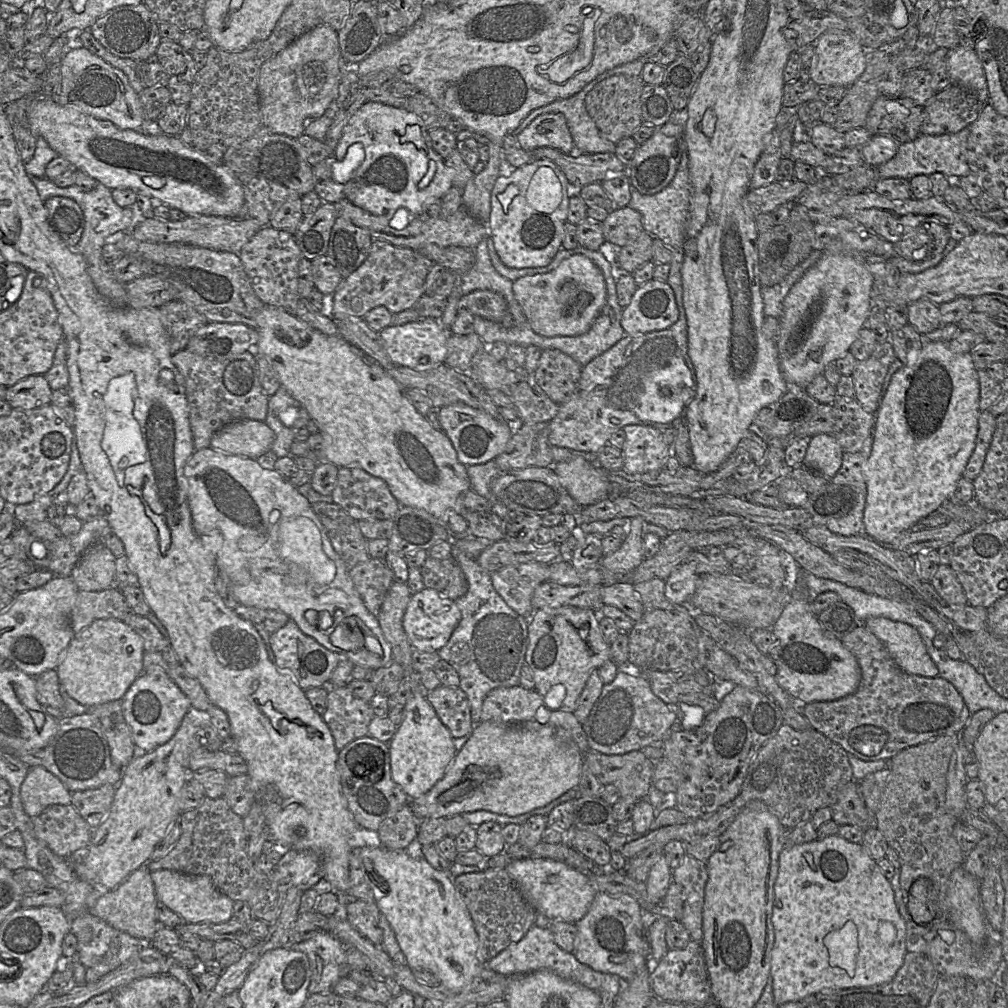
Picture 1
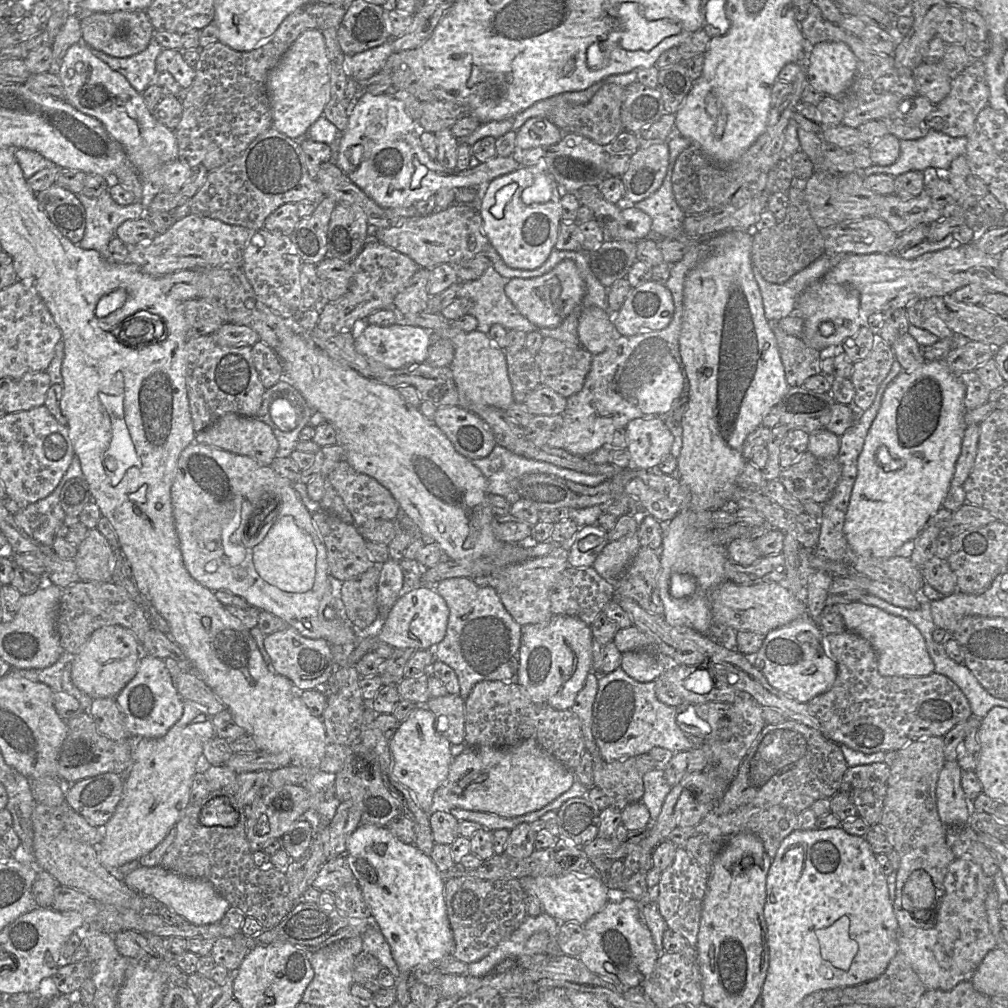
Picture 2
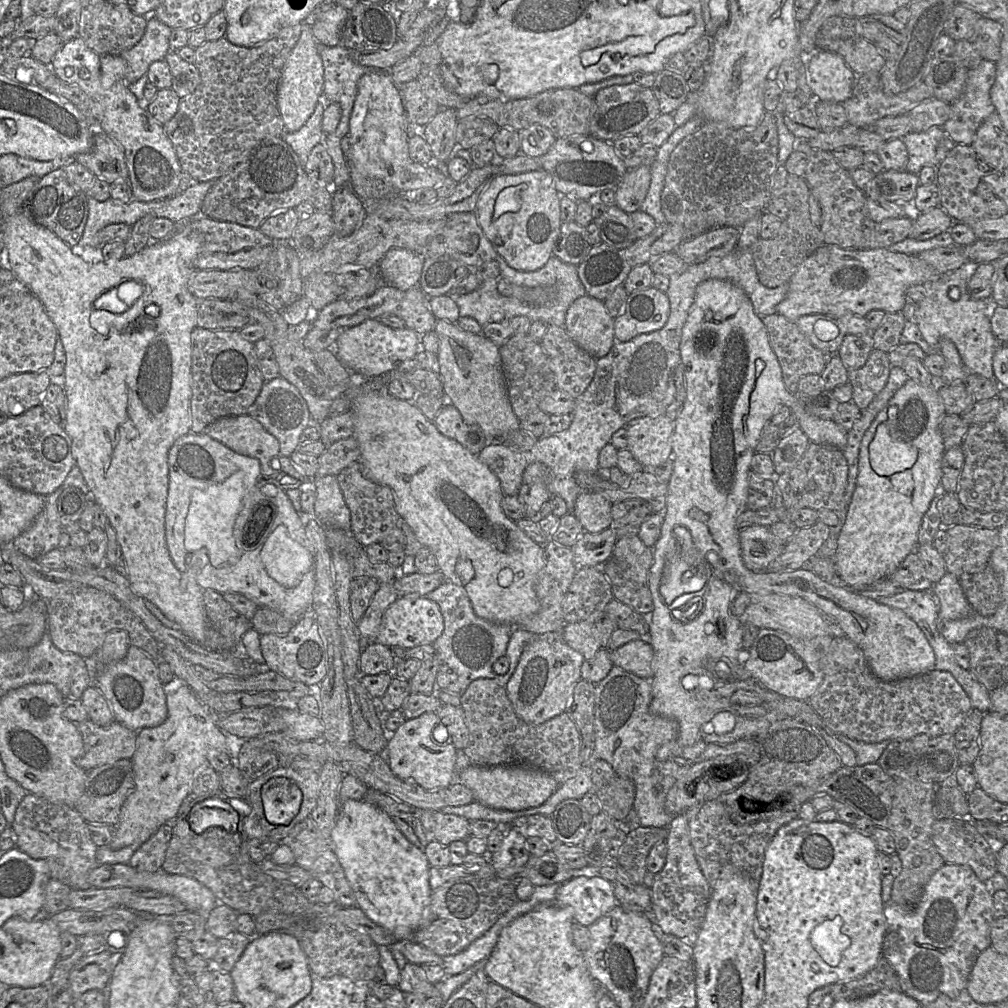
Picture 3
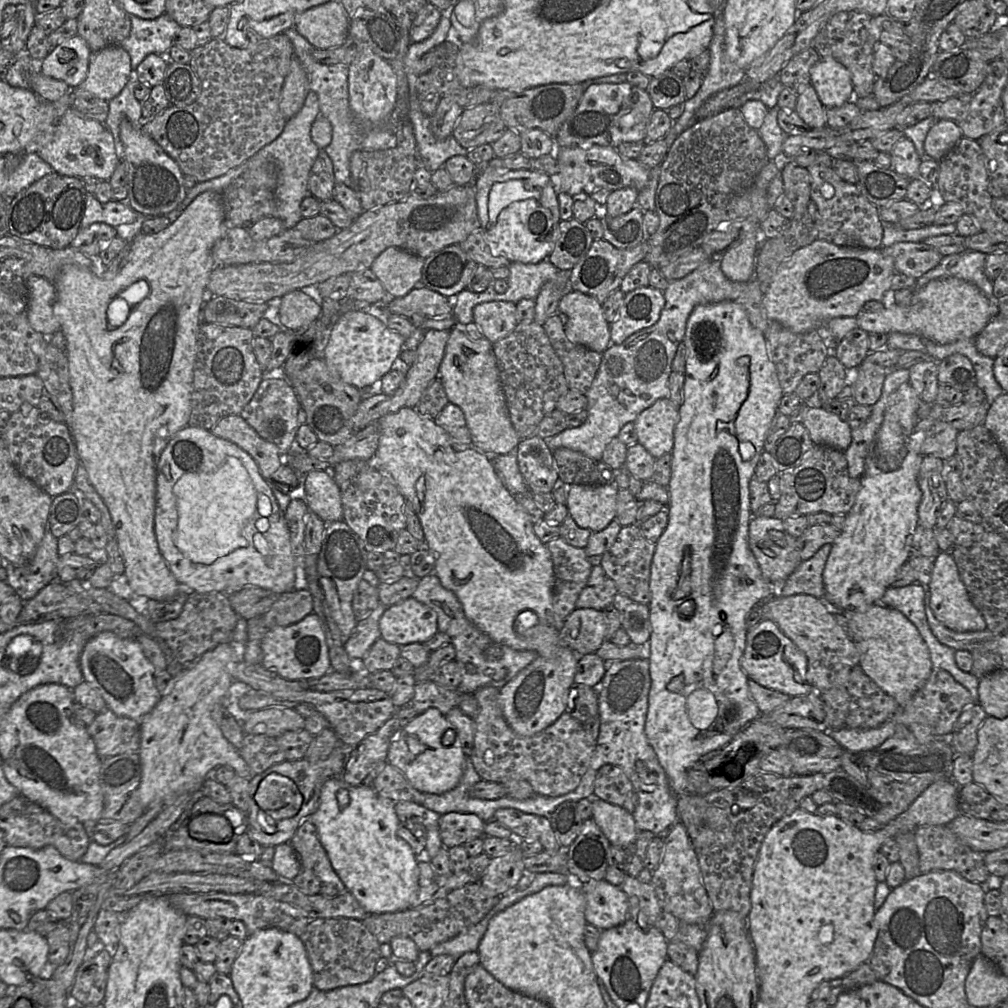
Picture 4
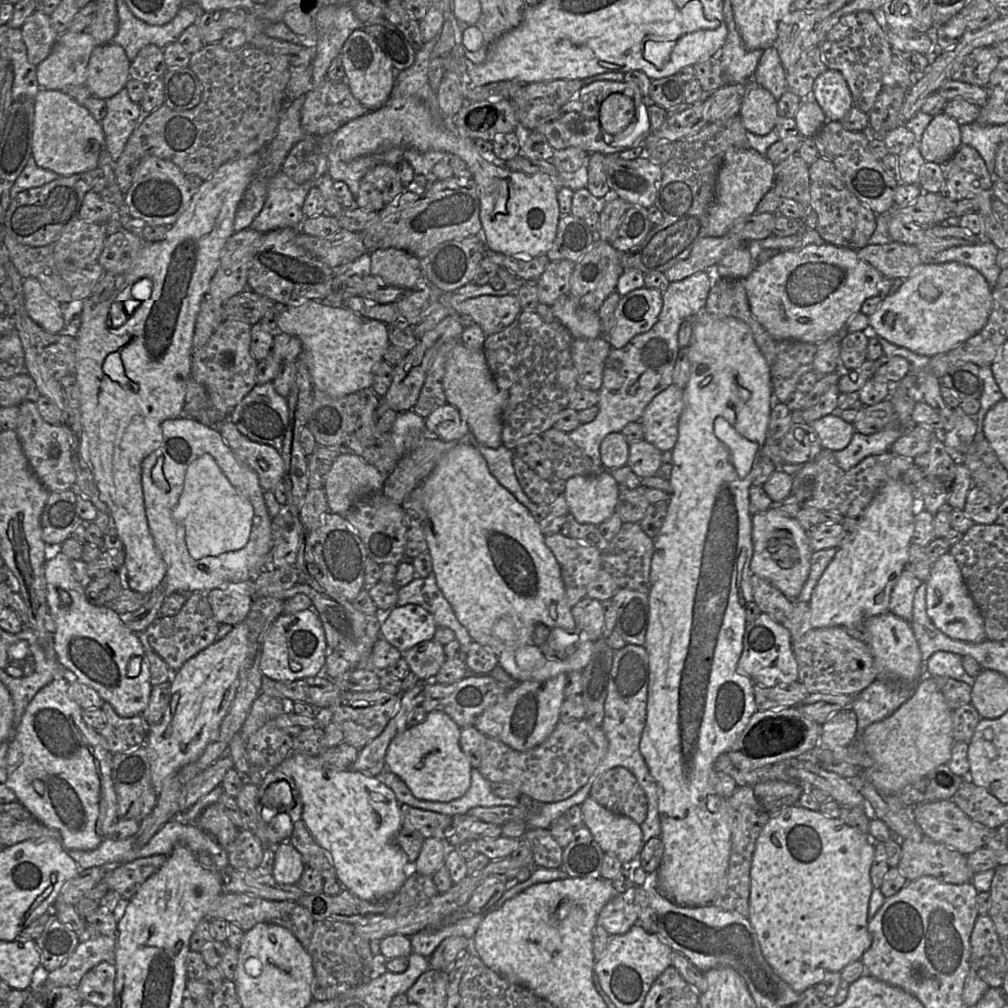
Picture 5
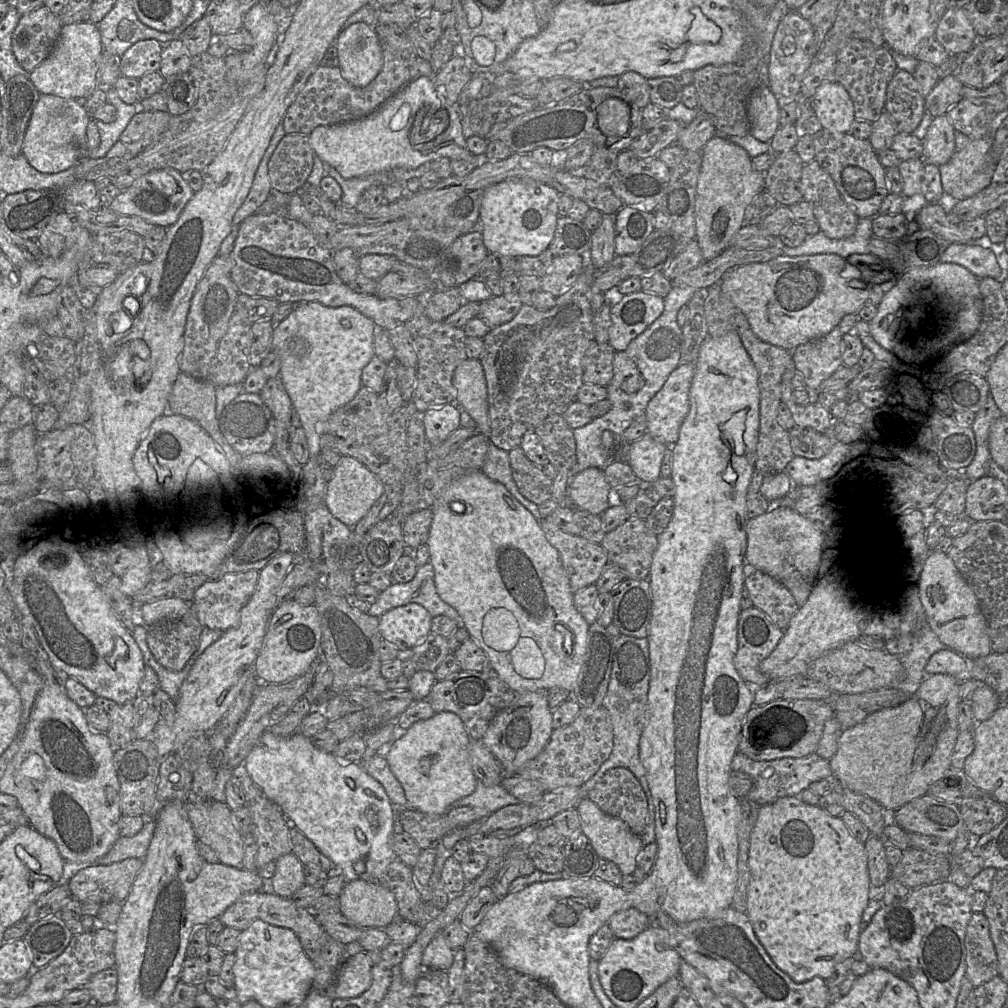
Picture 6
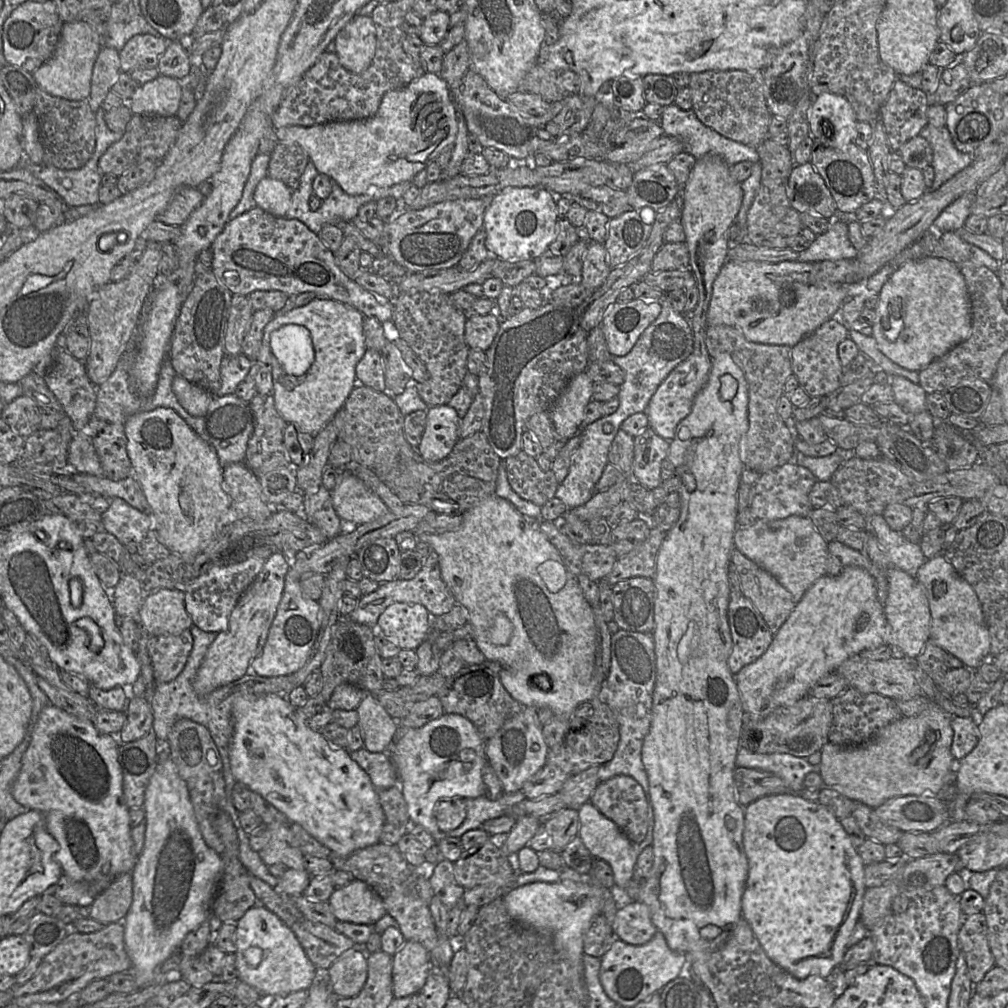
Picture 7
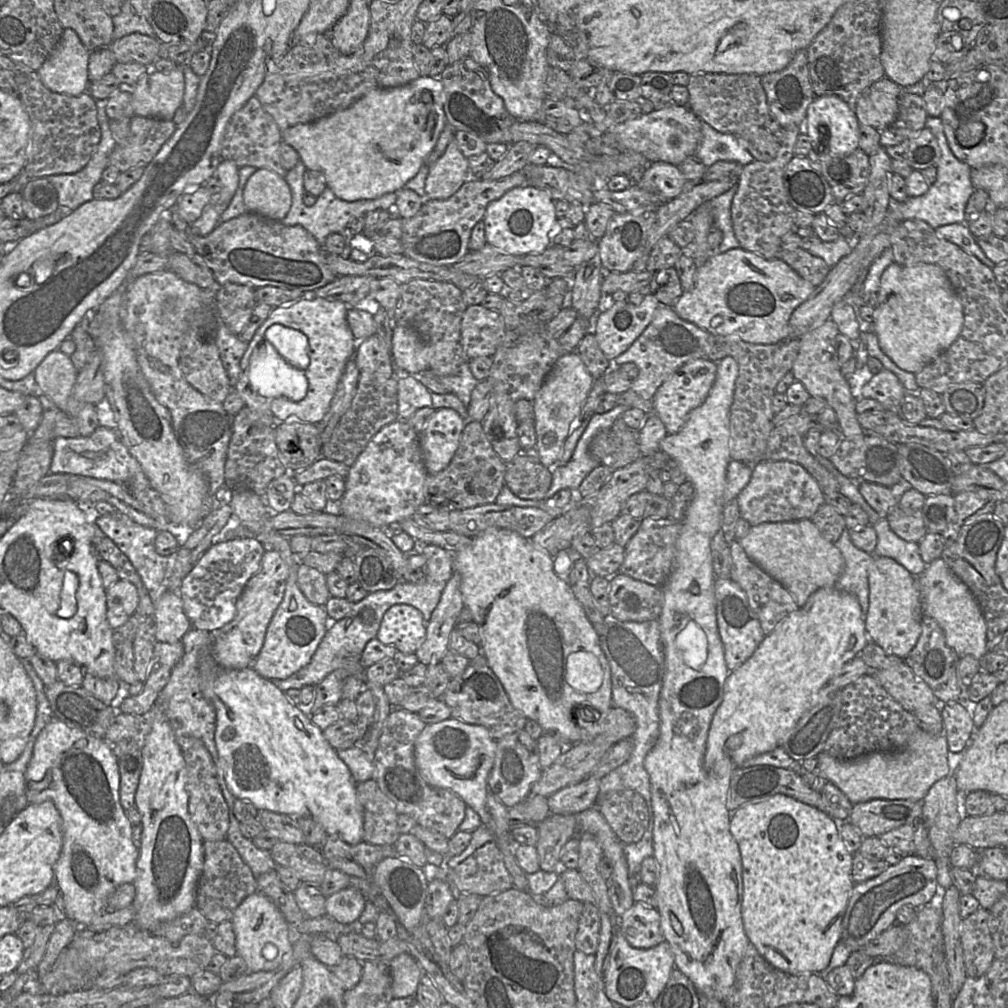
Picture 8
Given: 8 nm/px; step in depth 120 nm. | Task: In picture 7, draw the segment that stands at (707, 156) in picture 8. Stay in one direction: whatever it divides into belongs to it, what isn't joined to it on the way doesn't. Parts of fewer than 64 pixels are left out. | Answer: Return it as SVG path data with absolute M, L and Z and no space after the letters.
M673 103L664 108L659 122L664 130L664 134L680 139L684 144L683 152L690 153L696 158L696 160L705 155L712 154L720 157L728 165L733 165L743 161L749 161L753 164L759 162L759 155L756 148L744 145L720 135L713 129L704 125L692 109L682 110Z

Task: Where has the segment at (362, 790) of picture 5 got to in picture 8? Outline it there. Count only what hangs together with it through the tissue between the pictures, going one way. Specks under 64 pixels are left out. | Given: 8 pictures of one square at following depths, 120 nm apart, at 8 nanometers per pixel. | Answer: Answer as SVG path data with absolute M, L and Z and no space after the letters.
M208 651L201 655L198 668L203 694L213 704L216 711L214 741L219 761L224 769L224 779L231 794L235 798L250 801L259 811L267 810L295 818L309 817L319 823L327 835L336 836L350 845L361 843L363 841L364 812L363 807L357 800L356 782L347 765L339 758L337 751L325 740L323 732L311 722L310 717L303 713L297 706L293 705L287 699L286 694L280 691L272 681L260 676L252 666L240 670L220 670L214 661L211 651Z

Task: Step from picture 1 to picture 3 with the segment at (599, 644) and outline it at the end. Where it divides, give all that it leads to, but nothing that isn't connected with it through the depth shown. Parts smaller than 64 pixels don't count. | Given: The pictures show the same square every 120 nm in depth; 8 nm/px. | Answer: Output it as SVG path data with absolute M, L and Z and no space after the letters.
M562 631L539 634L523 650L520 661L505 685L516 714L527 723L542 724L567 711L574 685L581 679L585 658L564 640Z

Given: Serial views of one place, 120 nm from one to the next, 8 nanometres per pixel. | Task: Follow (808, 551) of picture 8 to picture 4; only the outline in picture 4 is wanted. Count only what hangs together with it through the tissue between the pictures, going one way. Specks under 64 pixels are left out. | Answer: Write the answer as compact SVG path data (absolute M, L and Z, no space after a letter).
M753 515L749 522L748 542L763 577L774 585L784 582L802 562L797 539L785 530L783 520L774 516Z

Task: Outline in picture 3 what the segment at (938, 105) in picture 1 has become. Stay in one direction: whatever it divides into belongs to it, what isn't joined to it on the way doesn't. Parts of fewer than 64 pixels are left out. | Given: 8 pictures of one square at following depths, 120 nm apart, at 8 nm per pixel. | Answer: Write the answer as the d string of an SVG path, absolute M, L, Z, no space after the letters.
M988 60L968 70L964 91L950 104L950 116L942 126L955 144L971 145L979 126L996 111L990 98L995 78L995 63Z

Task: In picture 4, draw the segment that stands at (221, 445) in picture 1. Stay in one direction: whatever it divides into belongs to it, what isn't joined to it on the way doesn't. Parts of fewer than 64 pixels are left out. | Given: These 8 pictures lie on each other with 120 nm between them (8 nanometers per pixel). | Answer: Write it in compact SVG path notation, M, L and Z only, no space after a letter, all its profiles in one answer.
M240 414L220 419L210 431L247 452L256 461L265 479L283 464L279 448L261 438Z

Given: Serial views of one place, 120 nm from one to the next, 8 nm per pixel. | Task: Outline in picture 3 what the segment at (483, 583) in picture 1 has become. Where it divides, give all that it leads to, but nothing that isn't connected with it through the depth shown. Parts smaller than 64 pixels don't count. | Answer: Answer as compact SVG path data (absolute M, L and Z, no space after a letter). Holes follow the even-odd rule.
M444 581L426 597L439 605L444 618L443 633L433 643L435 652L440 655L442 663L447 663L458 675L462 693L478 678L493 679L506 685L520 661L523 650L539 635L508 623L494 623L477 616L466 590L451 581ZM505 655L510 660L509 669L505 674L497 674L493 665Z

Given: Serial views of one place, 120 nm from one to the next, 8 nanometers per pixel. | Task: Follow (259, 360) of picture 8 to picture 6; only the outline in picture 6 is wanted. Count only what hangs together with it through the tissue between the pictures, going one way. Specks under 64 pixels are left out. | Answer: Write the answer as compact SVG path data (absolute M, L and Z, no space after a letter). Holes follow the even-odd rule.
M317 301L299 303L298 307L273 328L272 352L281 359L279 377L287 391L294 410L294 417L305 431L309 459L321 456L321 435L323 423L338 408L351 401L362 386L363 368L374 357L375 323L351 306L329 307ZM293 339L302 339L307 343L305 353L295 354Z

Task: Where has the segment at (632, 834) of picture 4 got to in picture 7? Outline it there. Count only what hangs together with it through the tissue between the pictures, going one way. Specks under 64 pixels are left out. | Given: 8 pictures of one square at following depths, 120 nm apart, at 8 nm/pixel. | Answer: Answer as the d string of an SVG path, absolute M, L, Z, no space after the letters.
M590 802L579 808L578 815L580 839L595 859L606 861L612 867L615 887L626 889L637 867L639 854L636 852L635 845L612 820L605 817Z

